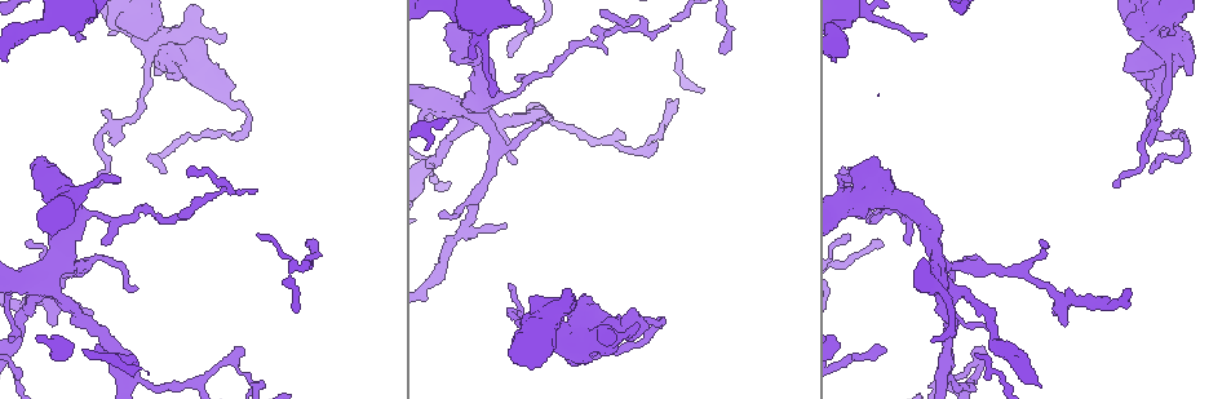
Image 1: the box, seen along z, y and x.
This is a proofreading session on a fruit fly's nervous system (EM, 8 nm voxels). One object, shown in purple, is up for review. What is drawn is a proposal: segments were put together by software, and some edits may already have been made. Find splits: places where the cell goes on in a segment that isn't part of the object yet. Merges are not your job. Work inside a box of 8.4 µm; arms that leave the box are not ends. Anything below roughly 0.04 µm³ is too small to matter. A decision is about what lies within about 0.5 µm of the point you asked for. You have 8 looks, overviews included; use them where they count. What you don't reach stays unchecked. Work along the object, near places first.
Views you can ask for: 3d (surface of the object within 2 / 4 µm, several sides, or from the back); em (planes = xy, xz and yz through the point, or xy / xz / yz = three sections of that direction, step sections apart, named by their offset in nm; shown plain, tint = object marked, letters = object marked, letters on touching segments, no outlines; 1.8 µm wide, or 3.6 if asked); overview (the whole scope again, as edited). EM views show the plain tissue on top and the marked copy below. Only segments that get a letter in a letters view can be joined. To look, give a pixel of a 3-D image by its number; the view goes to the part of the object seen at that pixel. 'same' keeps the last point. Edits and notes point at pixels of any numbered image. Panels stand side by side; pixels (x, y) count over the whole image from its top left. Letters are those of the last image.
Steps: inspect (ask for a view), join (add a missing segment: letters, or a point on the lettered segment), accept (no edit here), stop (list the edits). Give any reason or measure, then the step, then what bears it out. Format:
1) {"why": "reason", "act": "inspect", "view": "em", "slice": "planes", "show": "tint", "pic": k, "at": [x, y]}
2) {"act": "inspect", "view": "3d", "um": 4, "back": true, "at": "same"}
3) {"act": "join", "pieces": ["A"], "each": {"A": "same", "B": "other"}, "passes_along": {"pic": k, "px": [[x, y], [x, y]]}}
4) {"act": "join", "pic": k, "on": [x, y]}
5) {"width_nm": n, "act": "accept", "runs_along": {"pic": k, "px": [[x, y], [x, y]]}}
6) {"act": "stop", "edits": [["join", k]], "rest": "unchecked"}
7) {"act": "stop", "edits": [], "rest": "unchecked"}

{"act": "inspect", "view": "em", "slice": "xz", "step": 16, "show": "tint", "pic": 1, "at": [941, 274]}

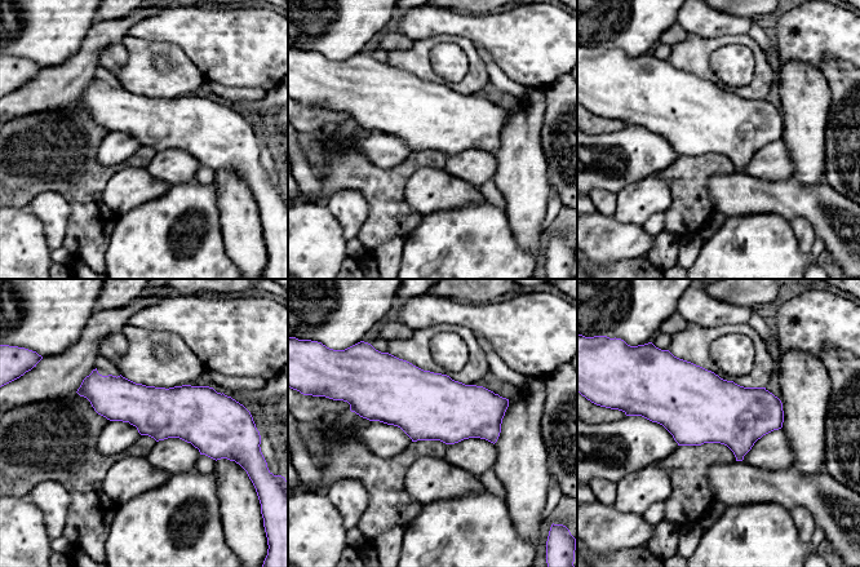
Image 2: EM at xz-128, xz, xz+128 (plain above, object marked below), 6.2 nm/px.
{"why": "another direction", "act": "inspect", "view": "em", "slice": "planes", "show": "letters", "at": "same"}

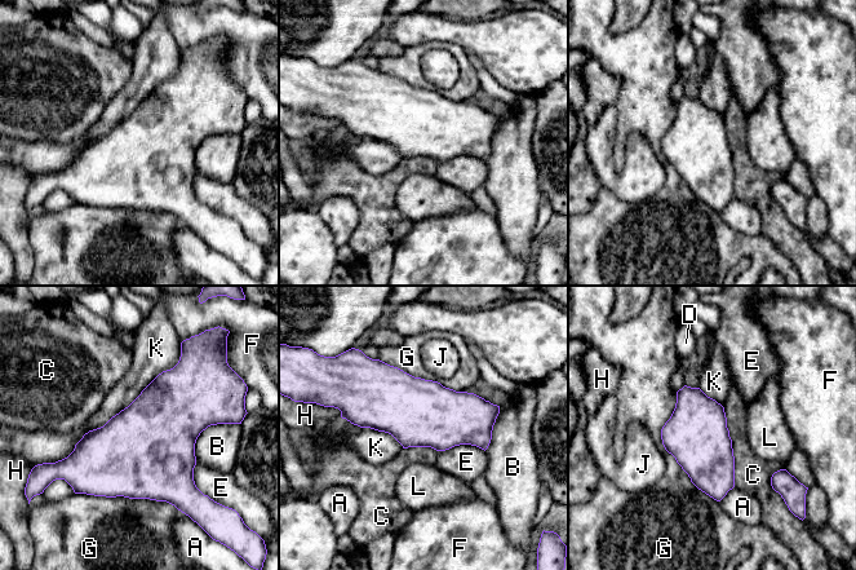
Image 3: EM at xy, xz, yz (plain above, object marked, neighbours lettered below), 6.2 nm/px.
{"longest_contact_nm": ["K", 1050], "act": "accept", "each": {"A": "other", "B": "other", "C": "other", "D": "other", "E": "other", "F": "other", "G": "other", "H": "other", "J": "other", "K": "other", "L": "other"}, "border": {"pic": 3, "px": [[722, 406], [731, 440], [735, 485]]}, "found": "no lettered segment goes on from it"}

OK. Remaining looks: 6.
{"why": "tapers out", "act": "inspect", "view": "em", "slice": "yz", "step": 16, "show": "letters", "pic": 1, "at": [1062, 323]}

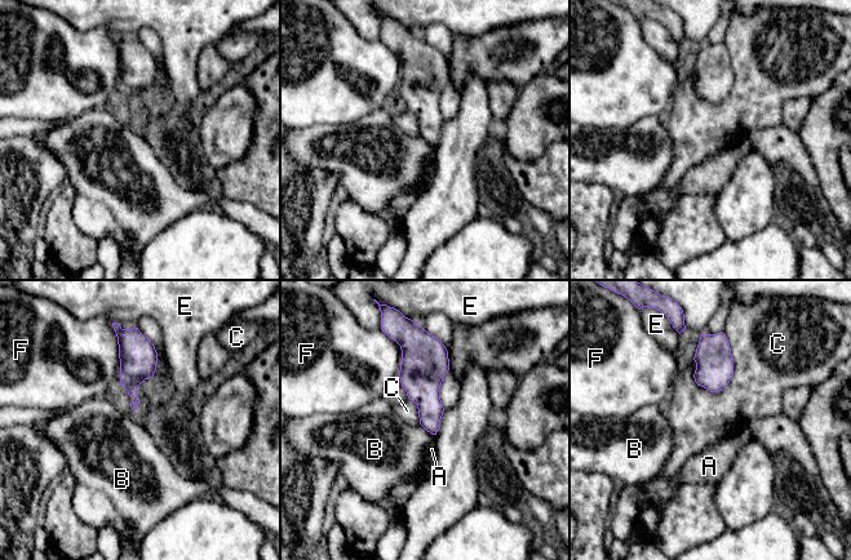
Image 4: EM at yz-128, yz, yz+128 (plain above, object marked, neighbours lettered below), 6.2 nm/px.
{"why": "another direction", "act": "inspect", "view": "em", "slice": "planes", "show": "letters", "at": "same"}

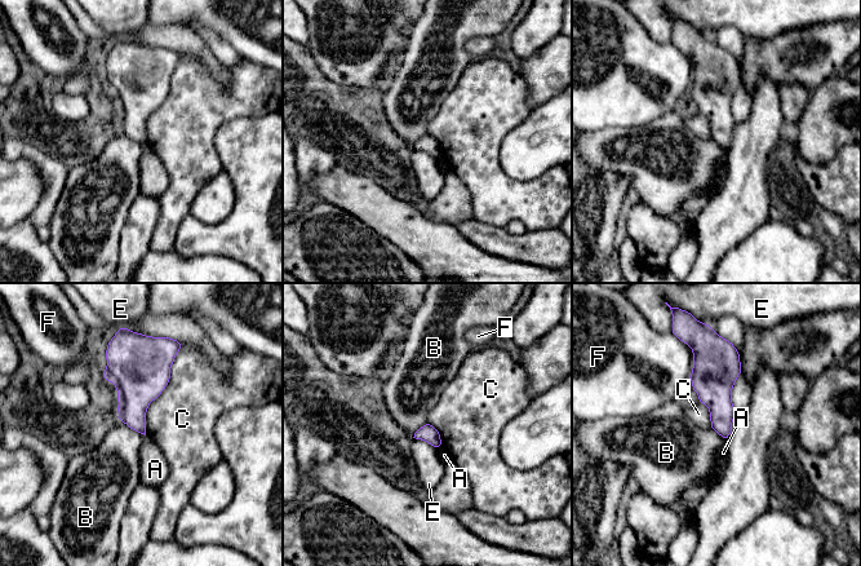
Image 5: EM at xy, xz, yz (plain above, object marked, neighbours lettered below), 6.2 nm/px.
{"width_nm": 110, "act": "accept", "each": {"A": "other", "B": "other", "C": "other", "E": "other", "F": "other"}, "border": {"pic": 5, "px": [[119, 418], [145, 436]]}, "found": "no lettered segment goes on from it"}

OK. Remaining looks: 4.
{"why": "thin end", "act": "inspect", "view": "3d", "um": 4, "pic": 1, "at": [111, 143]}

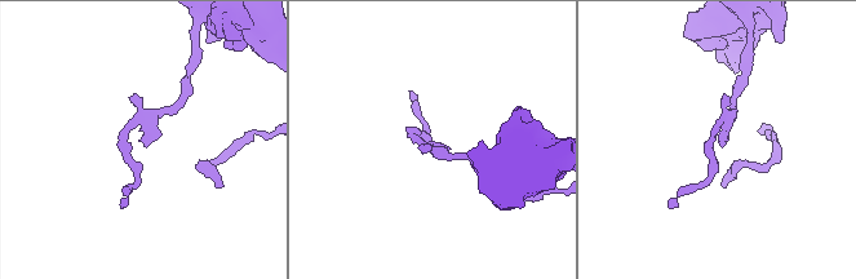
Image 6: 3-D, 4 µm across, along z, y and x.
{"act": "inspect", "view": "em", "slice": "planes", "show": "letters", "pic": 6, "at": [435, 144]}

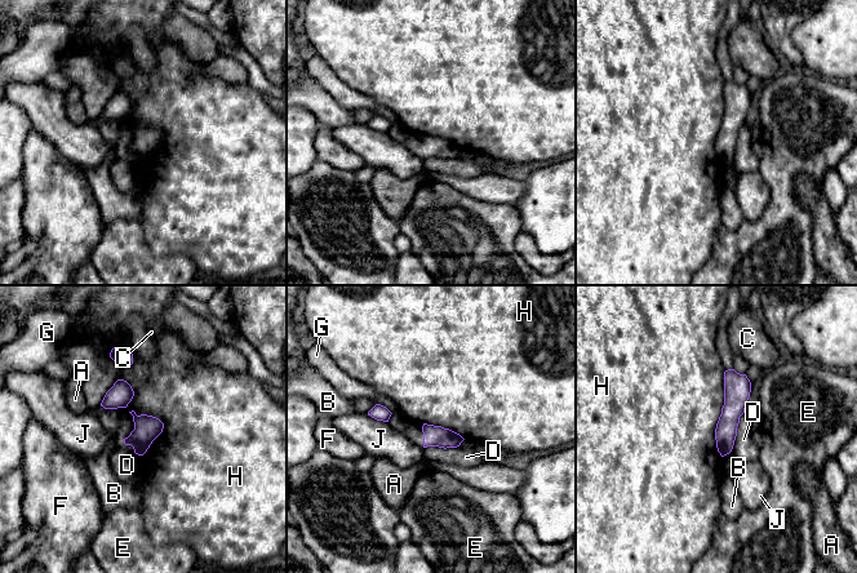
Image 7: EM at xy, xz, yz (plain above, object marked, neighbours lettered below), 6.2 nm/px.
{"width_nm": 130, "longest_contact_nm": ["H", 550], "act": "accept", "each": {"A": "other", "B": "other", "C": "other", "D": "other", "E": "other", "F": "other", "G": "other", "H": "other", "J": "other"}, "found": "none of them fits"}

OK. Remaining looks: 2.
{"why": "stops while still wide", "act": "inspect", "view": "em", "um": 3.6, "slice": "planes", "show": "letters", "pic": 1, "at": [591, 299]}

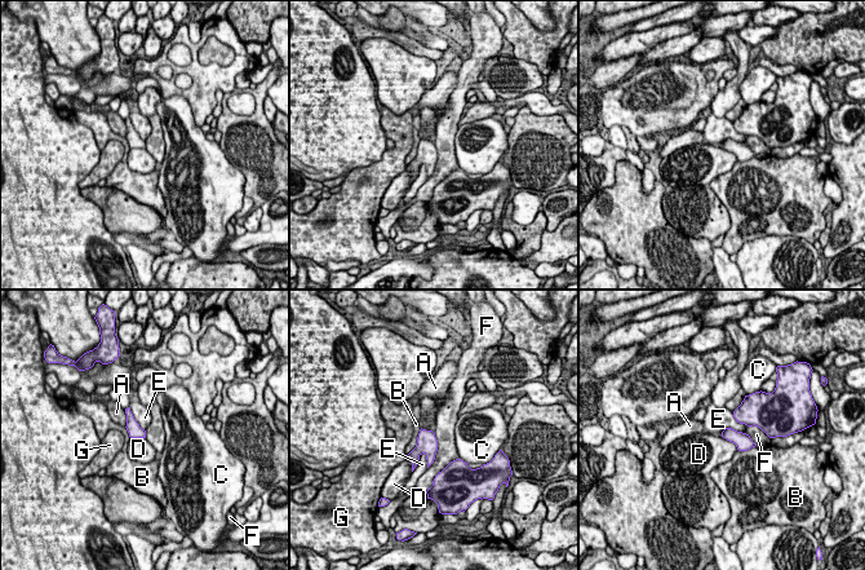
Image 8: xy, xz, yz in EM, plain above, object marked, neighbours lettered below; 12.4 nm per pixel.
{"act": "accept", "each": {"A": "other", "B": "other", "C": "other", "D": "other", "E": "other", "F": "other", "G": "other"}, "border": {"pic": 8, "px": [[434, 432], [435, 459], [427, 468]]}, "found": "no lettered segment goes on from it"}

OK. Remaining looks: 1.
{"act": "stop", "edits": [], "rest": "unchecked"}

